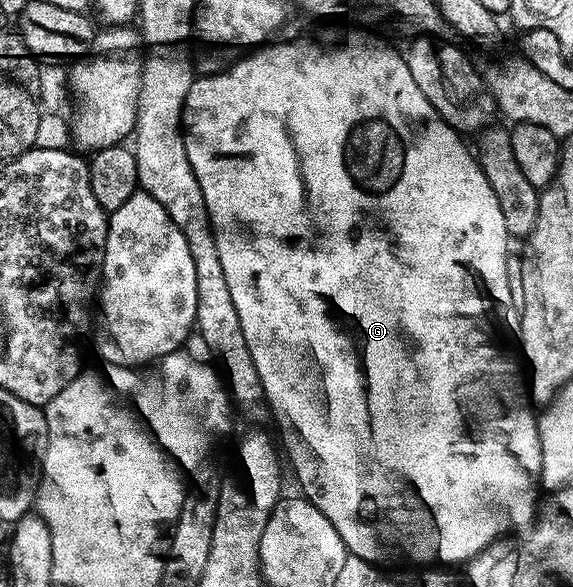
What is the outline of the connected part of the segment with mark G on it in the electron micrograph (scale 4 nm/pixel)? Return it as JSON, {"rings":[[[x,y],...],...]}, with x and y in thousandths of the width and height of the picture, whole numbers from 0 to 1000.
{"rings":[[[607,55],[581,75],[550,75],[545,68],[483,66],[421,94],[412,107],[400,109],[389,123],[356,126],[337,135],[332,160],[321,175],[325,262],[346,303],[346,317],[353,317],[353,337],[360,337],[360,358],[370,380],[373,412],[380,419],[380,441],[387,446],[387,462],[394,465],[394,482],[401,492],[401,509],[408,513],[408,528],[415,528],[415,549],[422,549],[422,571],[429,576],[429,589],[436,589],[436,610],[443,610],[443,630],[450,630],[466,693],[482,707],[482,722],[489,727],[489,743],[496,748],[497,760],[503,761],[503,777],[510,782],[510,797],[517,802],[517,818],[525,831],[522,836],[531,850],[555,862],[555,869],[562,869],[569,882],[576,882],[583,903],[590,903],[602,934],[613,945],[639,952],[654,964],[675,963],[675,954],[707,954],[712,959],[707,963],[712,964],[796,964],[789,961],[803,959],[808,963],[825,954],[841,935],[860,927],[864,920],[920,899],[939,877],[935,831],[939,833],[942,825],[946,801],[946,753],[939,746],[935,724],[939,709],[925,687],[925,675],[911,646],[911,613],[904,605],[908,533],[897,525],[895,509],[890,508],[890,480],[883,475],[890,404],[883,392],[883,378],[876,373],[876,351],[869,351],[869,336],[862,332],[855,310],[848,310],[848,296],[838,288],[838,276],[831,271],[825,254],[818,247],[817,252],[810,247],[812,233],[794,218],[787,218],[768,199],[764,187],[757,187],[757,181],[750,181],[743,160],[736,160],[729,148],[729,140],[723,140],[723,126],[716,126],[710,101],[700,90],[696,95],[681,77],[668,75],[667,70],[640,61],[649,58],[635,55]]]}

